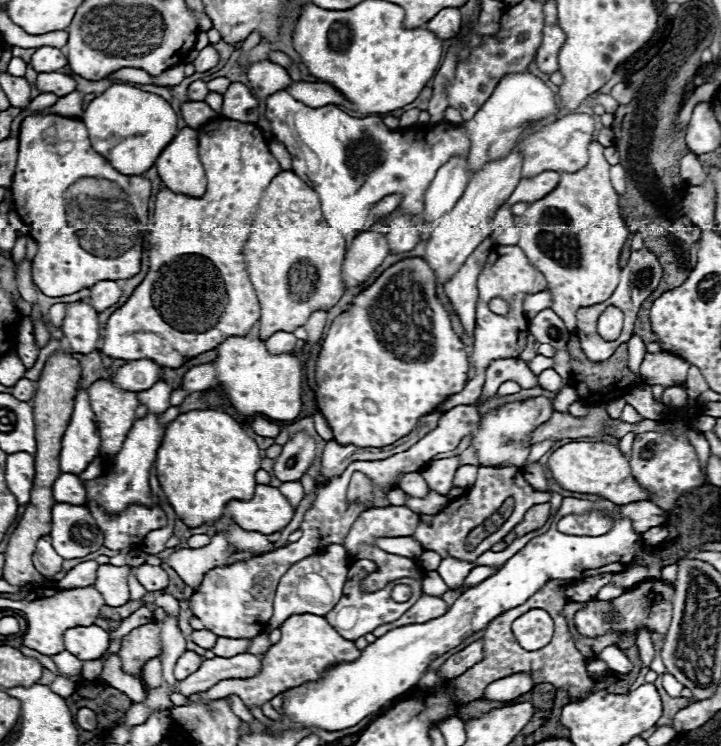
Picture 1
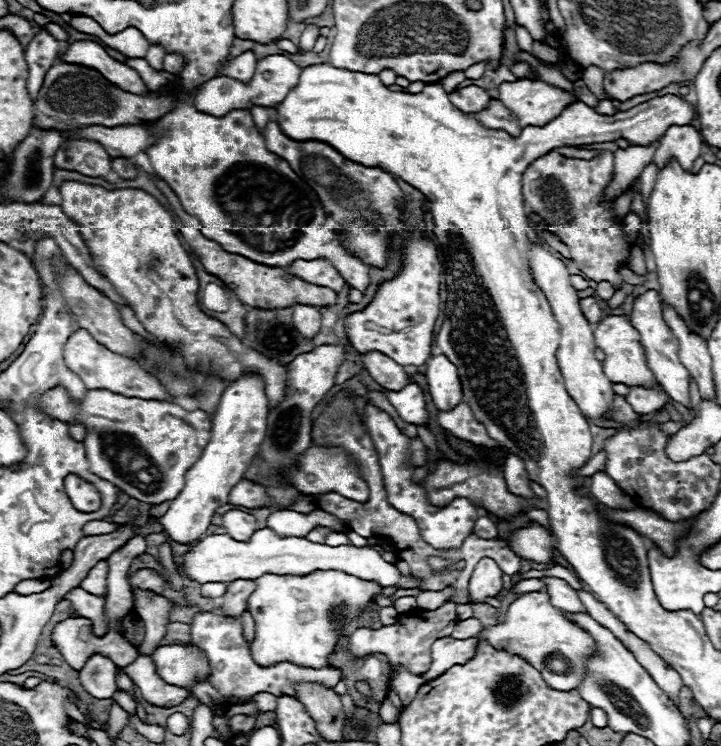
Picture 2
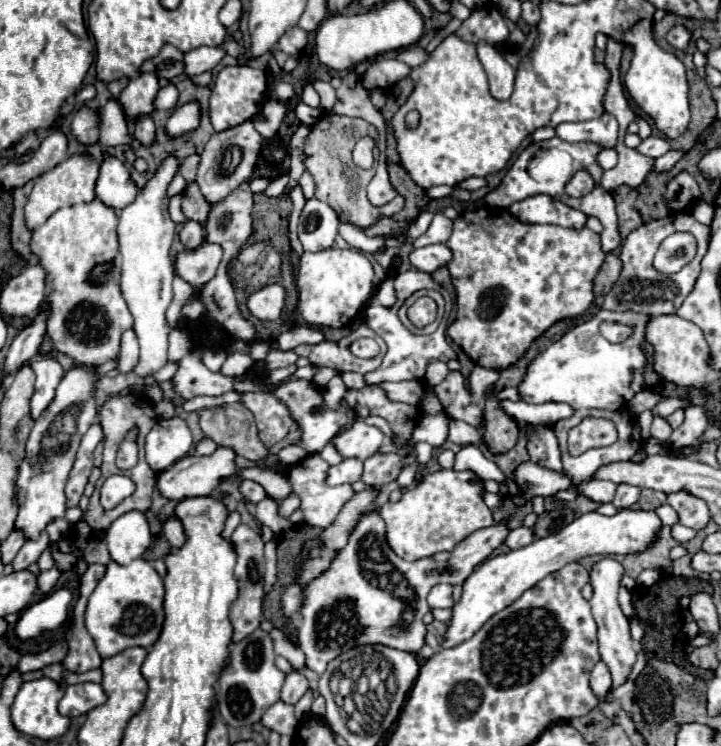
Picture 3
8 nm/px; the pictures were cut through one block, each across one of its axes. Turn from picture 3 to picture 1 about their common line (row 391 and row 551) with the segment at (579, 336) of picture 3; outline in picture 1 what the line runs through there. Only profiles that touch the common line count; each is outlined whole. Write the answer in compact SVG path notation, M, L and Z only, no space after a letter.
M564 498L560 510L552 518L548 532L532 538L520 552L516 552L496 574L482 580L474 588L462 592L462 596L450 606L450 610L424 624L408 624L394 628L380 636L376 642L362 650L362 656L350 664L338 664L326 670L320 682L306 682L288 690L288 698L282 708L288 718L296 724L304 724L312 730L344 730L358 724L368 714L392 704L392 700L406 694L418 684L432 660L440 658L444 652L460 646L466 638L480 632L500 616L502 612L524 604L550 580L582 580L588 576L598 576L604 572L626 570L634 556L642 550L644 538L632 528L628 518L616 518L616 526L604 536L574 536L562 534L556 522L566 514L580 514L588 510L608 510L620 514L620 506L606 500L584 500L584 498Z

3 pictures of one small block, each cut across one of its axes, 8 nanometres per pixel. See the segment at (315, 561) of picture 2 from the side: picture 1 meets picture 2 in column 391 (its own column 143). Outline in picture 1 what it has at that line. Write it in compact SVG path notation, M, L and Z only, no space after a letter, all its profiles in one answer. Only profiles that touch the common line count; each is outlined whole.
M142 564L134 568L138 582L148 590L148 592L160 592L168 586L168 574L162 570L162 566L152 566L152 564Z

